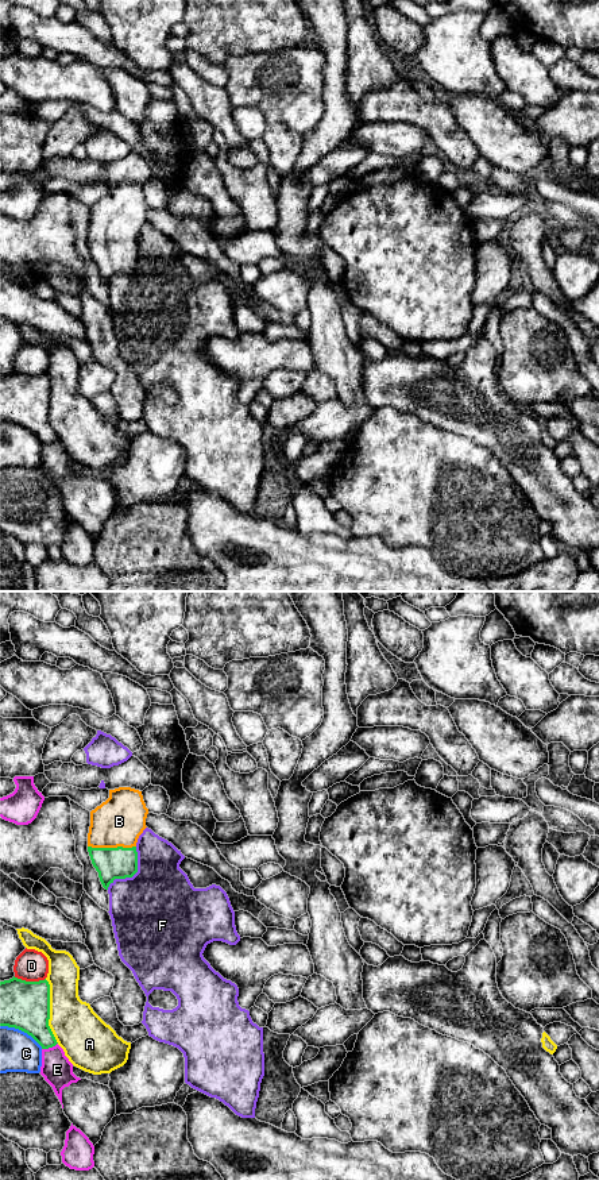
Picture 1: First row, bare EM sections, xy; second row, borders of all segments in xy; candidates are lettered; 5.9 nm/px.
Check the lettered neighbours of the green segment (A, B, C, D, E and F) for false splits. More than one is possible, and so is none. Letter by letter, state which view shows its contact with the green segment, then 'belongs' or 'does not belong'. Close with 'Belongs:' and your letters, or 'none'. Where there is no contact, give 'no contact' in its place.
A: xy | does not belong
B: xy | belongs
C: xy | does not belong
D: xy | does not belong
E: xy | does not belong
F: xy | does not belong
Belongs: B

